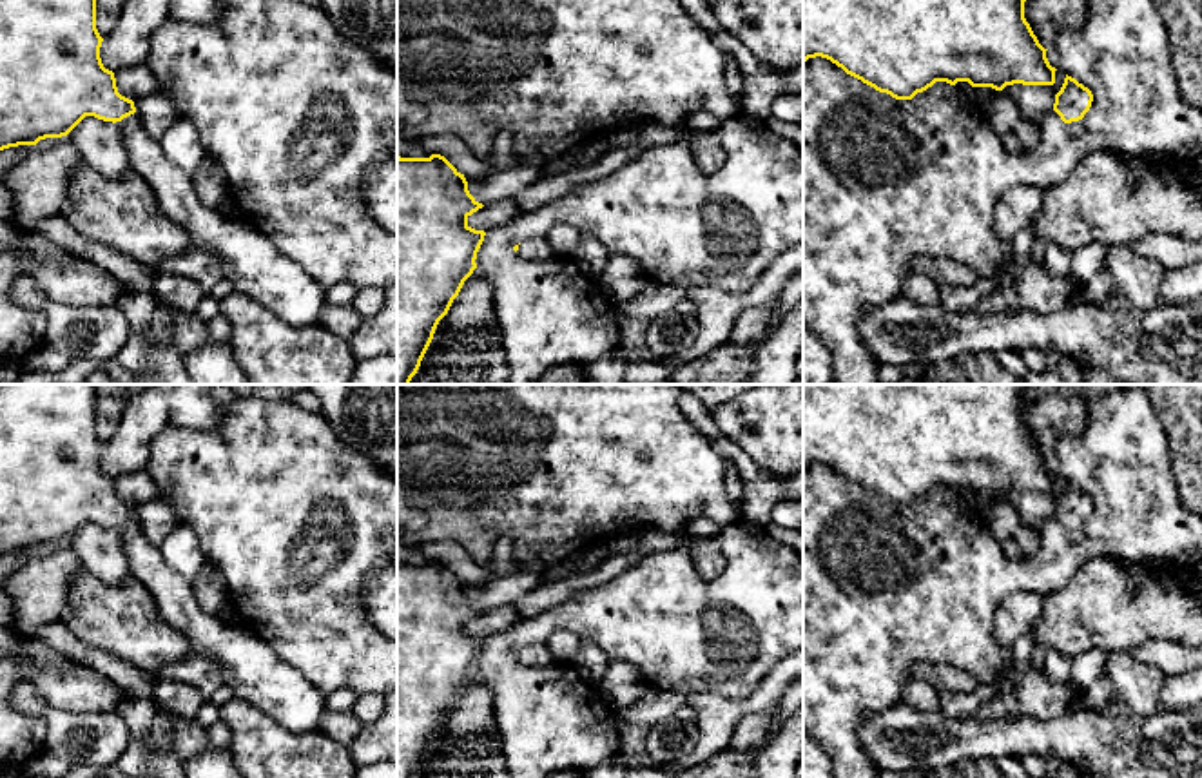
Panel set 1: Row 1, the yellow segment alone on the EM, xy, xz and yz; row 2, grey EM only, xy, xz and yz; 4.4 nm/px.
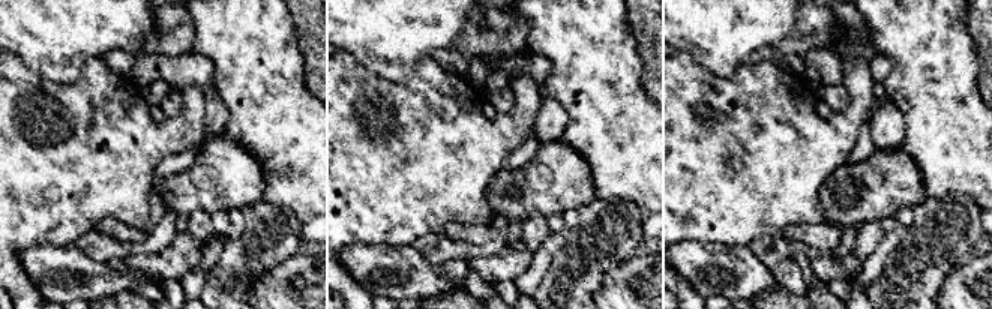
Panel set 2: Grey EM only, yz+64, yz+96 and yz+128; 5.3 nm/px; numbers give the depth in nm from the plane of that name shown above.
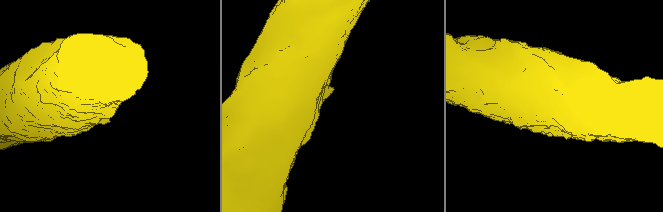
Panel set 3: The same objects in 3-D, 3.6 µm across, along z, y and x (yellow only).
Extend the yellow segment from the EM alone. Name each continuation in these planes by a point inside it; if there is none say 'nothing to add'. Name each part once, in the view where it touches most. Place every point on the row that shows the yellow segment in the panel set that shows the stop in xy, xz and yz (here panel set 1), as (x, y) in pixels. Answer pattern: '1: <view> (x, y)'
1: xy (251, 262)

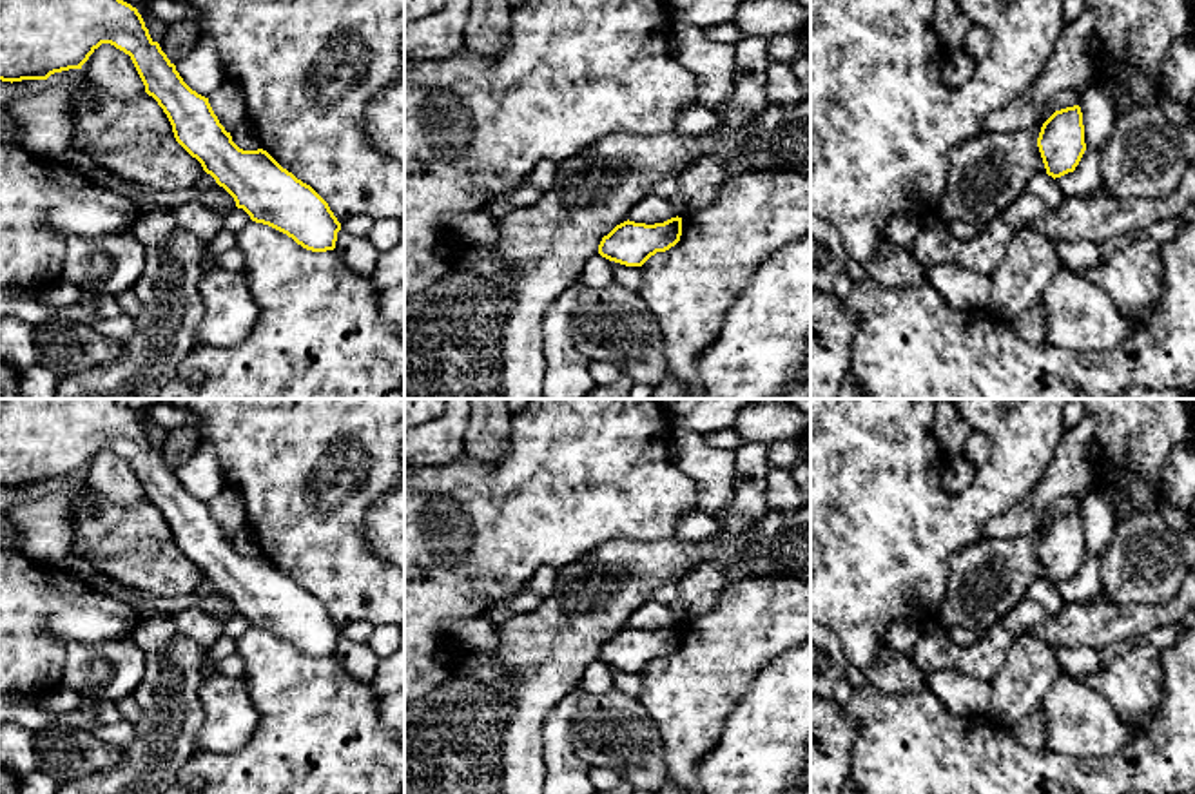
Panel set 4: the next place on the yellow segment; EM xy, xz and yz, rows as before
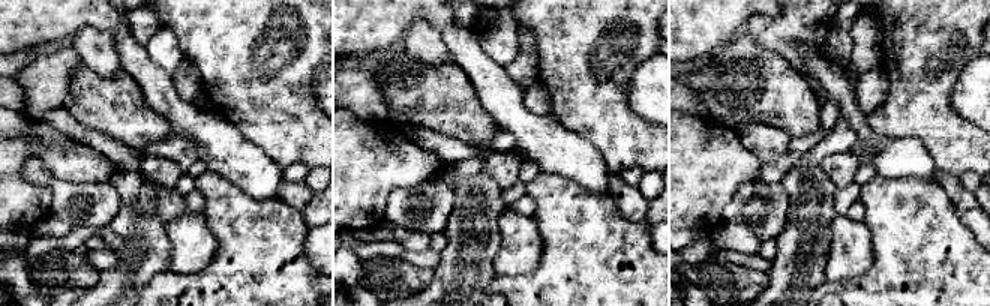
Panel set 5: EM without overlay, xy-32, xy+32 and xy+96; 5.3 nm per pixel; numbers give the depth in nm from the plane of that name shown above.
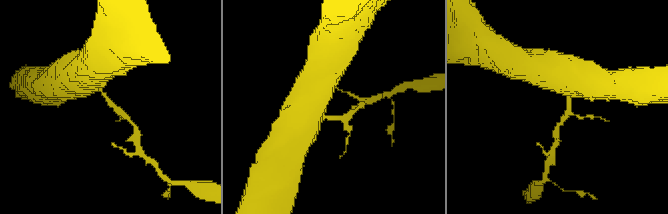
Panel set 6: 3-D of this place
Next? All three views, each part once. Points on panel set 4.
nothing to add

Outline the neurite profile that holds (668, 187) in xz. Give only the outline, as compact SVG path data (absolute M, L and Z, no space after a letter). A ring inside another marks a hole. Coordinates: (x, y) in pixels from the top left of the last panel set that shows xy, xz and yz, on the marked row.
M666 176L656 185L653 185L651 192L664 199L675 199L678 194L678 178L676 176Z

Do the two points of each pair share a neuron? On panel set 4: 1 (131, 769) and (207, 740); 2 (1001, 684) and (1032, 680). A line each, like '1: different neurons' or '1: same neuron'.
1: different neurons
2: same neuron

